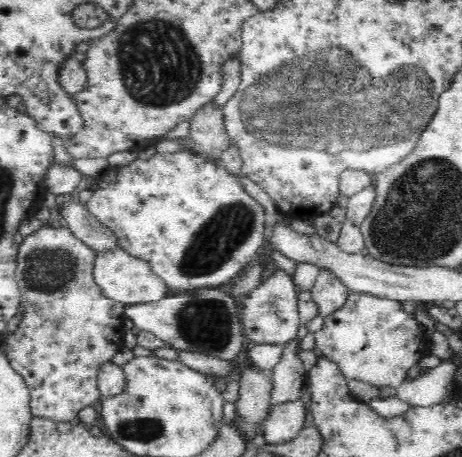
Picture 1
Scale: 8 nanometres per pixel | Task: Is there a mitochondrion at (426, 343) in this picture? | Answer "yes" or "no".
no

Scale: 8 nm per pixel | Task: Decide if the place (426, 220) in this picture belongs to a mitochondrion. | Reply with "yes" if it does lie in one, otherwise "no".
yes

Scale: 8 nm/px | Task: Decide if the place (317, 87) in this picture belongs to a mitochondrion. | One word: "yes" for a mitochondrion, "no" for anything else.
yes

